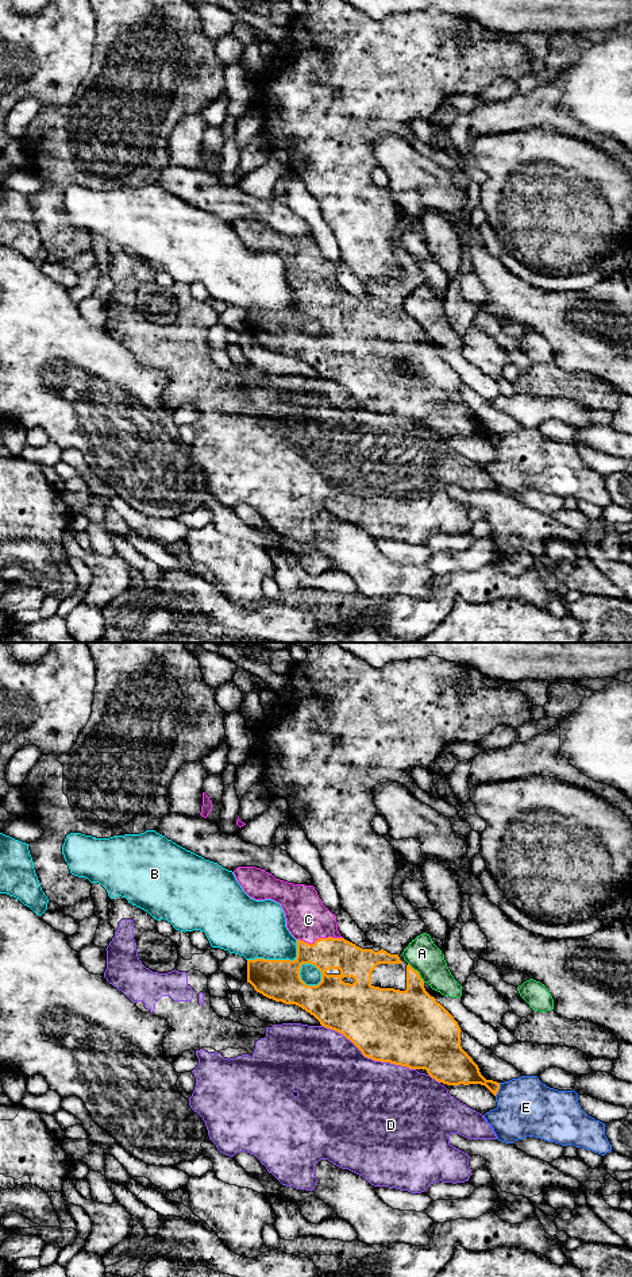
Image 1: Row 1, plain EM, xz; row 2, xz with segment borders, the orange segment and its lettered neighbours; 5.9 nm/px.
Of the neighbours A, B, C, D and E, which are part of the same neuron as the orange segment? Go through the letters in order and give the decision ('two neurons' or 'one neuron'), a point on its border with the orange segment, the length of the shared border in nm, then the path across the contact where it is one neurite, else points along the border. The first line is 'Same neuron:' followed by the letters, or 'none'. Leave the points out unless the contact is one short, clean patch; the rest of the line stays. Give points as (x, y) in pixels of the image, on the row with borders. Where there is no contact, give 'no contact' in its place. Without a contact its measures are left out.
Same neuron: C
A: two neurons; meets orange in xz at (417, 972); contact 160 nm long
B: two neurons; meets orange in xz at (280, 960); contact 320 nm long
C: one neuron; meets orange in xz at (319, 938); contact 280 nm long
D: two neurons; meets orange in xz at (369, 1057); contact 600 nm long
E: two neurons; meets orange in xz at (498, 1088); contact 90 nm long; border along xz (500, 1083), (500, 1088), (494, 1095)

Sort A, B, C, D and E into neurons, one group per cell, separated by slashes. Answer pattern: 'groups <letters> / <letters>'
groups A / B / C / D / E

